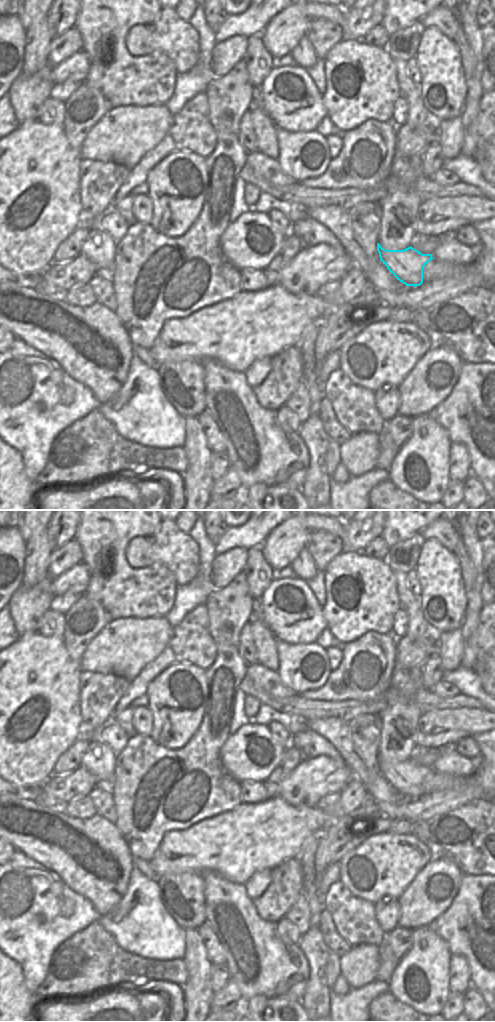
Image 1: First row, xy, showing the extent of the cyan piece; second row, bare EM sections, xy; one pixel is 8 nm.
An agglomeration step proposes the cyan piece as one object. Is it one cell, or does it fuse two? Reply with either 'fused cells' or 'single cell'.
single cell

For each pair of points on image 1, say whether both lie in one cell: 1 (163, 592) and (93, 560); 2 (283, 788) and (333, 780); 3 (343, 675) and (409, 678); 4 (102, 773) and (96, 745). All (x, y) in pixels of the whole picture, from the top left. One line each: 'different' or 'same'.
1: same
2: same
3: different
4: same

